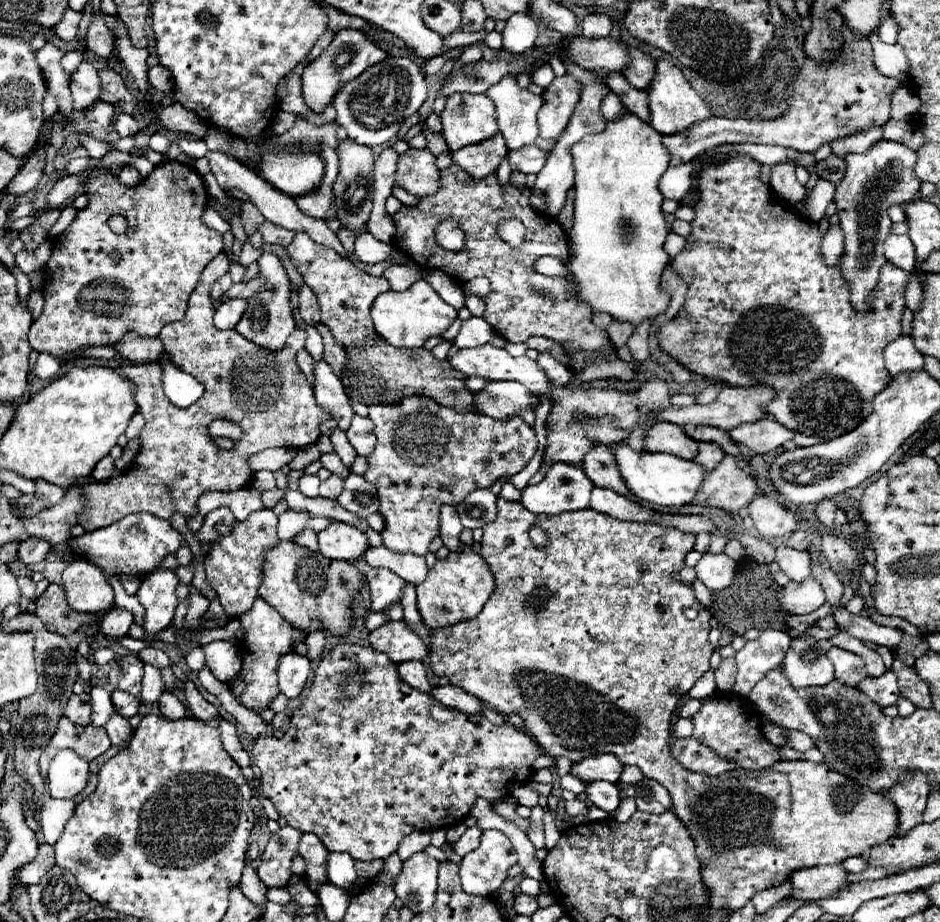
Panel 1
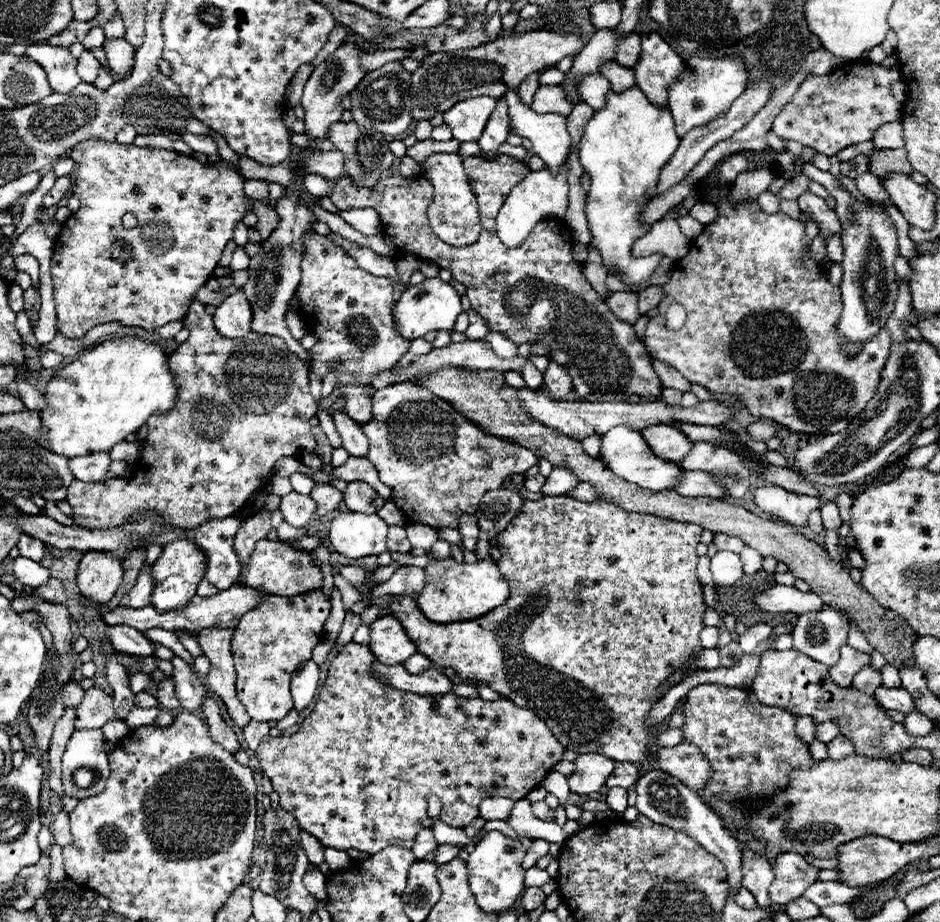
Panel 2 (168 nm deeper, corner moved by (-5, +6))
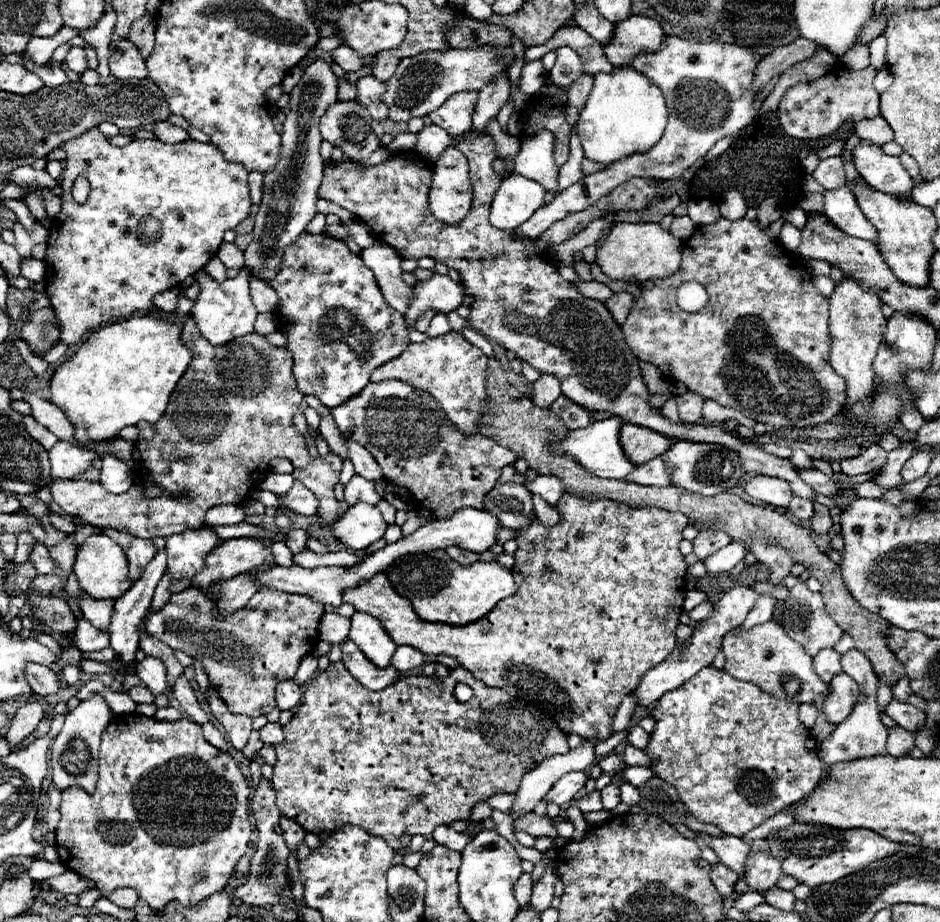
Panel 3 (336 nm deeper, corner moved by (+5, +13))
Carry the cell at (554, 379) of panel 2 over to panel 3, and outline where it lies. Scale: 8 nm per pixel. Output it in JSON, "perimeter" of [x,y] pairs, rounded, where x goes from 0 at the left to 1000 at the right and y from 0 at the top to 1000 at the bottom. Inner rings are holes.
{"perimeter":[[[577,406],[568,416],[566,416],[566,434],[574,443],[583,443],[589,432],[594,432],[596,425],[596,412],[589,410],[587,406]]]}

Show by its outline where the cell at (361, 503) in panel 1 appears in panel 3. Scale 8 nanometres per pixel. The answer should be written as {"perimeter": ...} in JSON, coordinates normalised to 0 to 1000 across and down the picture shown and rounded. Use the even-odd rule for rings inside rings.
{"perimeter":[[[374,516],[372,523],[368,525],[366,531],[366,544],[370,549],[377,549],[381,544],[391,544],[391,547],[400,547],[404,542],[404,538],[398,531],[398,525],[385,516]]]}

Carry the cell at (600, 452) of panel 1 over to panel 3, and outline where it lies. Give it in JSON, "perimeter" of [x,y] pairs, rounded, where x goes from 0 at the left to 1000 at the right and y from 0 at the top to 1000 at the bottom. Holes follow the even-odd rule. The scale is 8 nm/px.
{"perimeter":[[[596,430],[594,434],[589,434],[589,438],[585,440],[585,445],[589,449],[594,449],[606,466],[619,464],[619,462],[626,462],[628,460],[628,447],[623,443],[611,438],[602,430]]]}

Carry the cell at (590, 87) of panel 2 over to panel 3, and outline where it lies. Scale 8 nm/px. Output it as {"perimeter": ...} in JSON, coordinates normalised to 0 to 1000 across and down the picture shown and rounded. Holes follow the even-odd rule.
{"perimeter":[[[604,50],[594,52],[591,59],[594,59],[594,63],[591,63],[591,69],[589,69],[589,78],[585,76],[585,85],[589,80],[589,91],[594,95],[604,98],[621,80],[619,63],[615,61],[615,56],[611,56]]]}

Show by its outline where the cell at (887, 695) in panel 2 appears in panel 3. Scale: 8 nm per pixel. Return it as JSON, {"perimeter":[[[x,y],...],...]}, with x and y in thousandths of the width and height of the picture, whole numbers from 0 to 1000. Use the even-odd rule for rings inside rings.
{"perimeter":[[[949,757],[945,764],[943,764],[943,770],[940,770],[955,787],[960,787],[960,790],[964,790],[964,792],[974,792],[977,787],[981,787],[983,785],[983,772],[981,770],[977,770],[977,768],[972,768],[972,766],[968,766],[968,764],[962,764],[962,761],[957,761],[957,759],[953,759],[953,757]]]}

